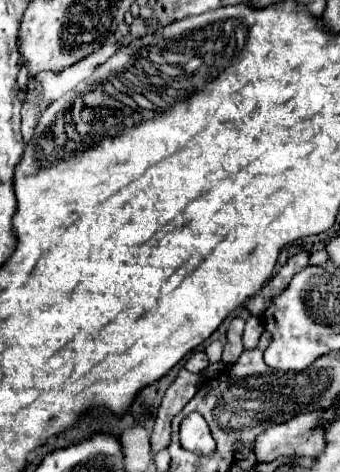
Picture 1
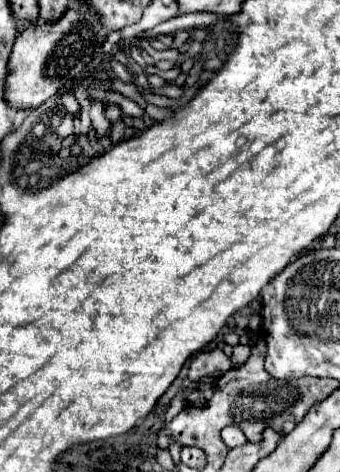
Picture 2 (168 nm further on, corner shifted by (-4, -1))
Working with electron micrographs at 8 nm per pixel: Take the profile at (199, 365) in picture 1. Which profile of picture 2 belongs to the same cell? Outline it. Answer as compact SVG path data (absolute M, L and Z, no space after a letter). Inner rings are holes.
M213 348L193 356L189 364L189 380L201 380L203 376L221 376L229 370L229 358L223 350Z

